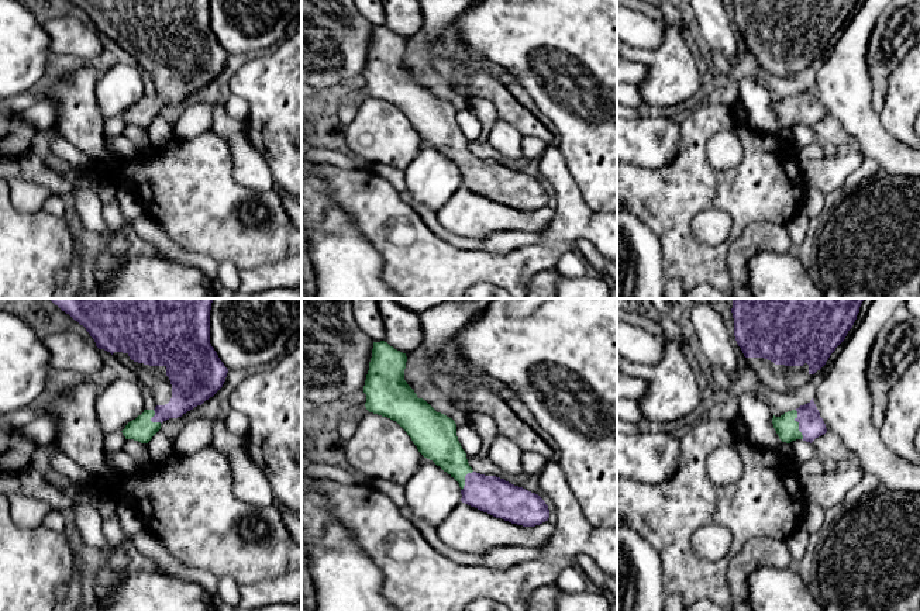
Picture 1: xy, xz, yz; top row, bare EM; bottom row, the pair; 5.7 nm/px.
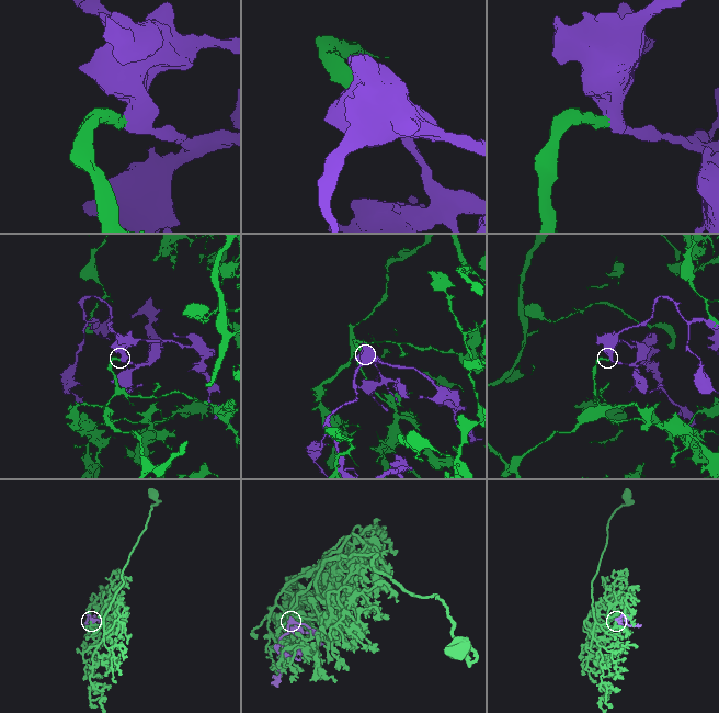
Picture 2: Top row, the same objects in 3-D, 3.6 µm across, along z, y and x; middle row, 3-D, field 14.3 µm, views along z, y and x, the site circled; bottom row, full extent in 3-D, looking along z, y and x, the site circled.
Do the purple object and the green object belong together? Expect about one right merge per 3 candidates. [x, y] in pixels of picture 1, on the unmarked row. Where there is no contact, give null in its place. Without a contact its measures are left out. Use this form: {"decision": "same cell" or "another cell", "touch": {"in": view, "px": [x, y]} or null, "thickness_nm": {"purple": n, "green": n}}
{"decision": "same cell", "touch": {"in": "yz", "px": [799, 109]}, "thickness_nm": {"purple": 140, "green": 130}}

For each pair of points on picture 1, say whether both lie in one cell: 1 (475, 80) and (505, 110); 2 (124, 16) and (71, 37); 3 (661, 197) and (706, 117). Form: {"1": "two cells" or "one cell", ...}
{"1": "one cell", "2": "two cells", "3": "one cell"}

